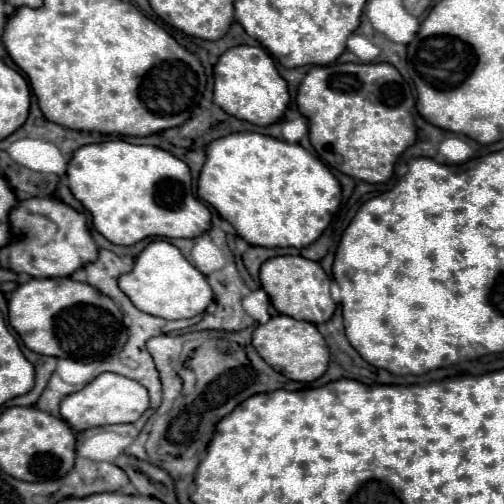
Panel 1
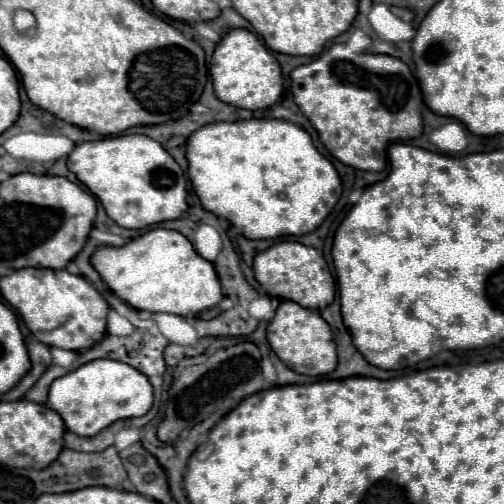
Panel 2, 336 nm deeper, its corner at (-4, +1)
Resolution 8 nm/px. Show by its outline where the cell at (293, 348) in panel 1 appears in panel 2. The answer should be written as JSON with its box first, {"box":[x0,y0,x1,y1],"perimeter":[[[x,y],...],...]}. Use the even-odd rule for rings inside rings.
{"box":[268,301,336,377],"perimeter":[[[282,301],[276,309],[276,315],[268,325],[268,341],[274,353],[296,373],[316,377],[336,369],[336,343],[330,325],[320,317],[318,311],[304,309],[294,301]]]}

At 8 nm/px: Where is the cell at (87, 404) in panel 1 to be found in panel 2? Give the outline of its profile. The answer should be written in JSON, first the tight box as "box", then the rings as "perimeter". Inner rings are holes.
{"box":[48,359,152,437],"perimeter":[[[96,359],[54,379],[48,389],[48,405],[62,417],[68,431],[94,437],[118,419],[146,415],[152,407],[152,385],[144,373],[122,361]]]}

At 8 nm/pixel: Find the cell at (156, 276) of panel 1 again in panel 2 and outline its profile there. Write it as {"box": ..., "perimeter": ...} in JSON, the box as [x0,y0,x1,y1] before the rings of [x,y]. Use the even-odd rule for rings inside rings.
{"box":[90,229,224,317],"perimeter":[[[150,229],[120,247],[98,245],[90,257],[90,263],[110,291],[136,311],[188,317],[218,305],[224,297],[214,265],[200,257],[192,243],[174,229]]]}

